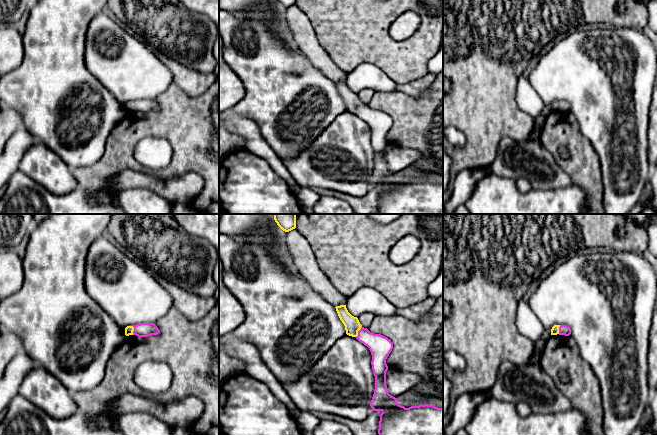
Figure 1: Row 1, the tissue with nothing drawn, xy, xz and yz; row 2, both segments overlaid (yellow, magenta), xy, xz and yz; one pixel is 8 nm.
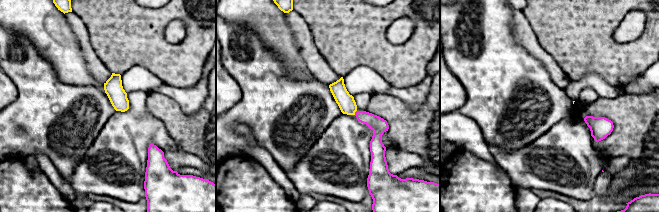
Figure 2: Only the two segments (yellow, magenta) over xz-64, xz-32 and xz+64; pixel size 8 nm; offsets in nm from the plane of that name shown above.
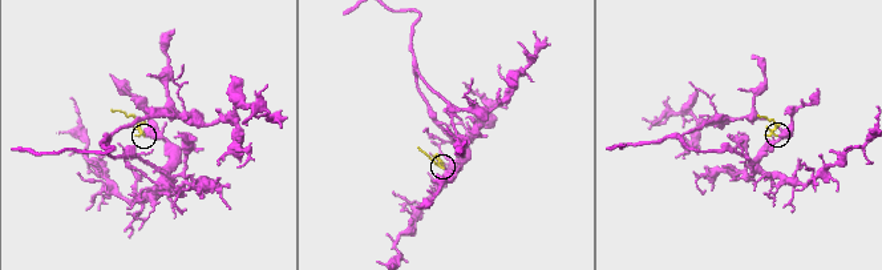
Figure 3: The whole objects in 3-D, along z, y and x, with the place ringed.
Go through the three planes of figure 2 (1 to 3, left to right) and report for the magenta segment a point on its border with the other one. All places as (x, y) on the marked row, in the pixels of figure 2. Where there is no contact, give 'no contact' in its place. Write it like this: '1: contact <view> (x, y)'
1: no contact
2: no contact
3: no contact

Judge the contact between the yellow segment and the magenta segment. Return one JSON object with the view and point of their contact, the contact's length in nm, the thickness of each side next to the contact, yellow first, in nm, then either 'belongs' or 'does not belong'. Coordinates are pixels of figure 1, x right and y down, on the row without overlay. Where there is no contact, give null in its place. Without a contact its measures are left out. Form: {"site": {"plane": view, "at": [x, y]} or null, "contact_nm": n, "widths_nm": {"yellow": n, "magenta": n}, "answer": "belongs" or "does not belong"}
{"site": {"plane": "xz", "at": [357, 108]}, "contact_nm": 100, "widths_nm": {"yellow": 130, "magenta": 180}, "answer": "belongs"}

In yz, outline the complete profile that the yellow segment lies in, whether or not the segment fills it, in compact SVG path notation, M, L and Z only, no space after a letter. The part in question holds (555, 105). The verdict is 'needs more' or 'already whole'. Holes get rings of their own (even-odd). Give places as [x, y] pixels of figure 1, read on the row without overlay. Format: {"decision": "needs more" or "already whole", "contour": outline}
{"decision": "needs more", "contour": "M554 101L551 105L551 111L557 110L569 112L571 110L571 105L567 101Z"}

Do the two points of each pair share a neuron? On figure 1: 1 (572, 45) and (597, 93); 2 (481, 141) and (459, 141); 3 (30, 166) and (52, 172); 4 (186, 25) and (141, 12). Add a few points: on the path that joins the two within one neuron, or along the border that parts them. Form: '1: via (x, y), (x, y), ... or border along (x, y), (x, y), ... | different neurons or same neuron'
1: via (584, 57), (585, 62), (597, 74), (597, 81) | same neuron
2: border along (453, 126), (465, 138), (465, 144), (461, 148) | different neurons
3: via (35, 169), (47, 169) | same neuron
4: via (175, 26), (155, 26), (152, 23) | same neuron

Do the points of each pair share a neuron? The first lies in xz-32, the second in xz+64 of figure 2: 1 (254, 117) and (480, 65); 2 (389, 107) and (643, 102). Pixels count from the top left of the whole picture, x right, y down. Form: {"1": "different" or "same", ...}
{"1": "same", "2": "same"}

